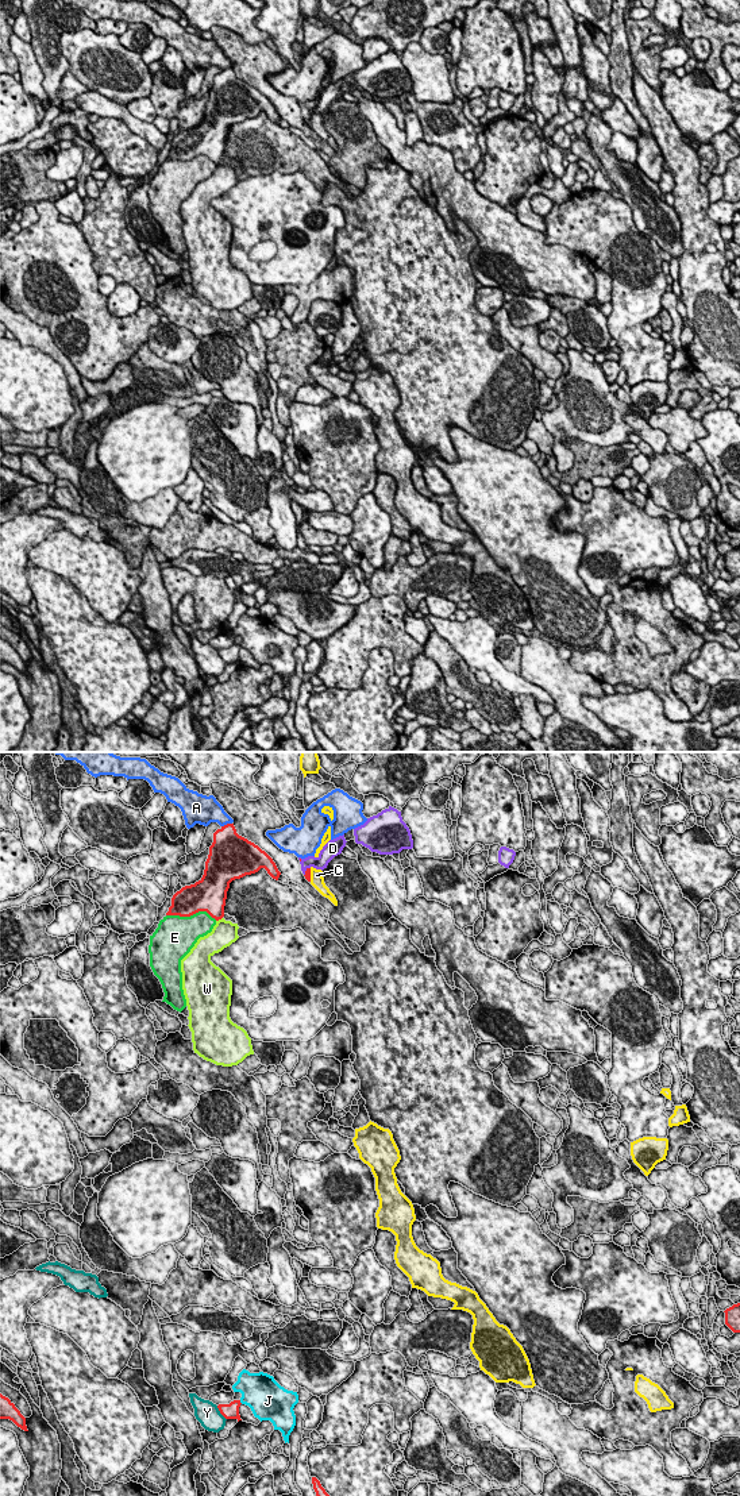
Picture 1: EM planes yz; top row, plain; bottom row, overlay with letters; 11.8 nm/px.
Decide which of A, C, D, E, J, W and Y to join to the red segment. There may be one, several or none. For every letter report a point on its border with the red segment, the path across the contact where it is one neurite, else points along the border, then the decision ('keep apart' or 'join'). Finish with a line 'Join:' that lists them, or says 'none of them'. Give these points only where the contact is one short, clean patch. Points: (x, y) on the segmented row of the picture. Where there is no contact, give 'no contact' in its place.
A: contact yz (227, 824); keep apart
C: contact yz (309, 875); keep apart
D: contact yz (305, 871); way yz (307, 875), (305, 871), (312, 862), (322, 862); join
E: contact yz (192, 914); keep apart
J: contact yz (239, 1402); keep apart
W: contact yz (219, 918); keep apart
Y: contact yz (220, 1412); keep apart
Join: D

